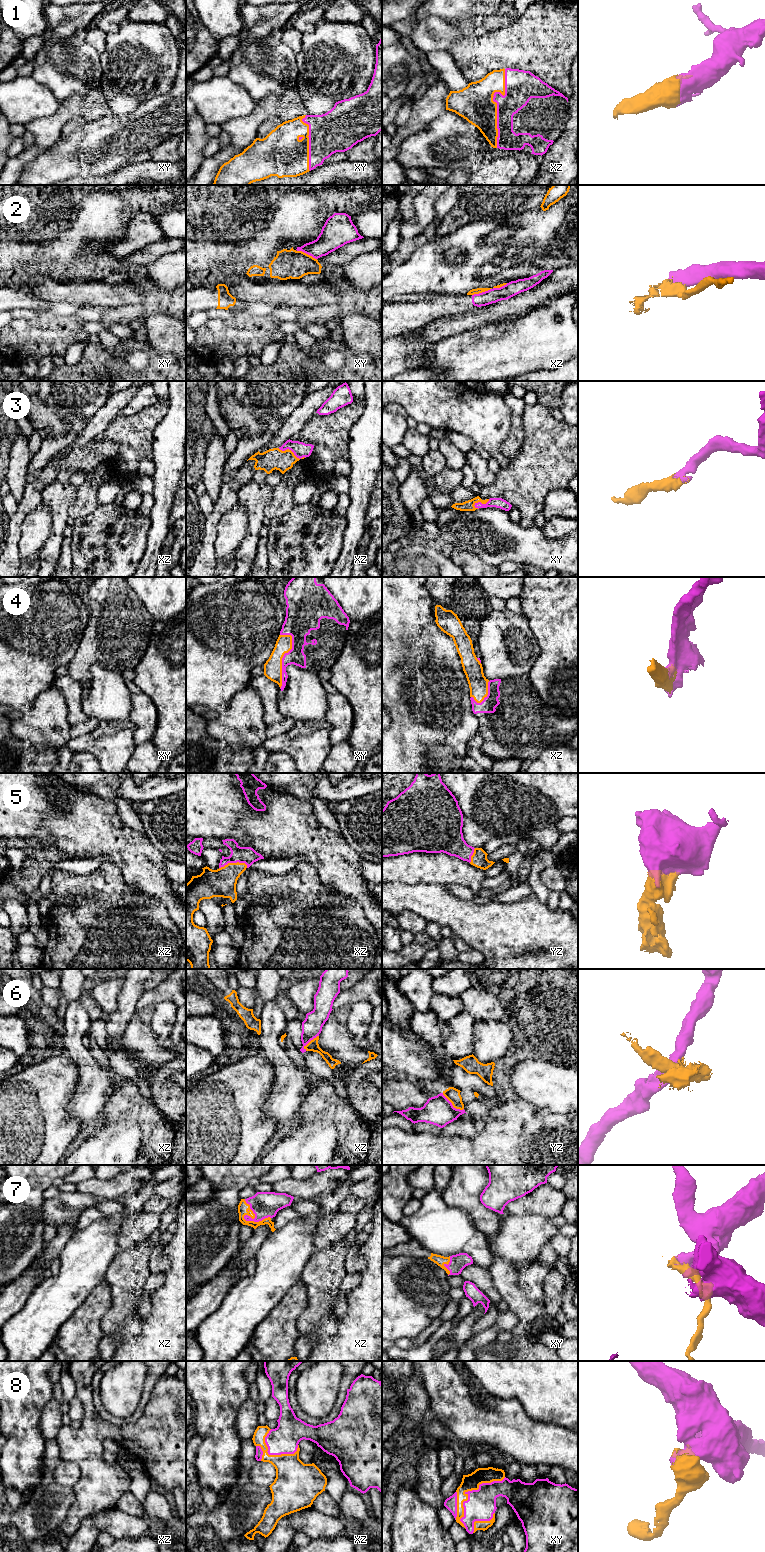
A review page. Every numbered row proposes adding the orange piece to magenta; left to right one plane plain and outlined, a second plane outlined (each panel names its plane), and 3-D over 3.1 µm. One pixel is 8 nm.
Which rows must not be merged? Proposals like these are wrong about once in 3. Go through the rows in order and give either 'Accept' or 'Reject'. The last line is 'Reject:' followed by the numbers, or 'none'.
1: Accept
2: Reject
3: Accept
4: Accept
5: Accept
6: Reject
7: Accept
8: Accept
Reject: 2, 6

